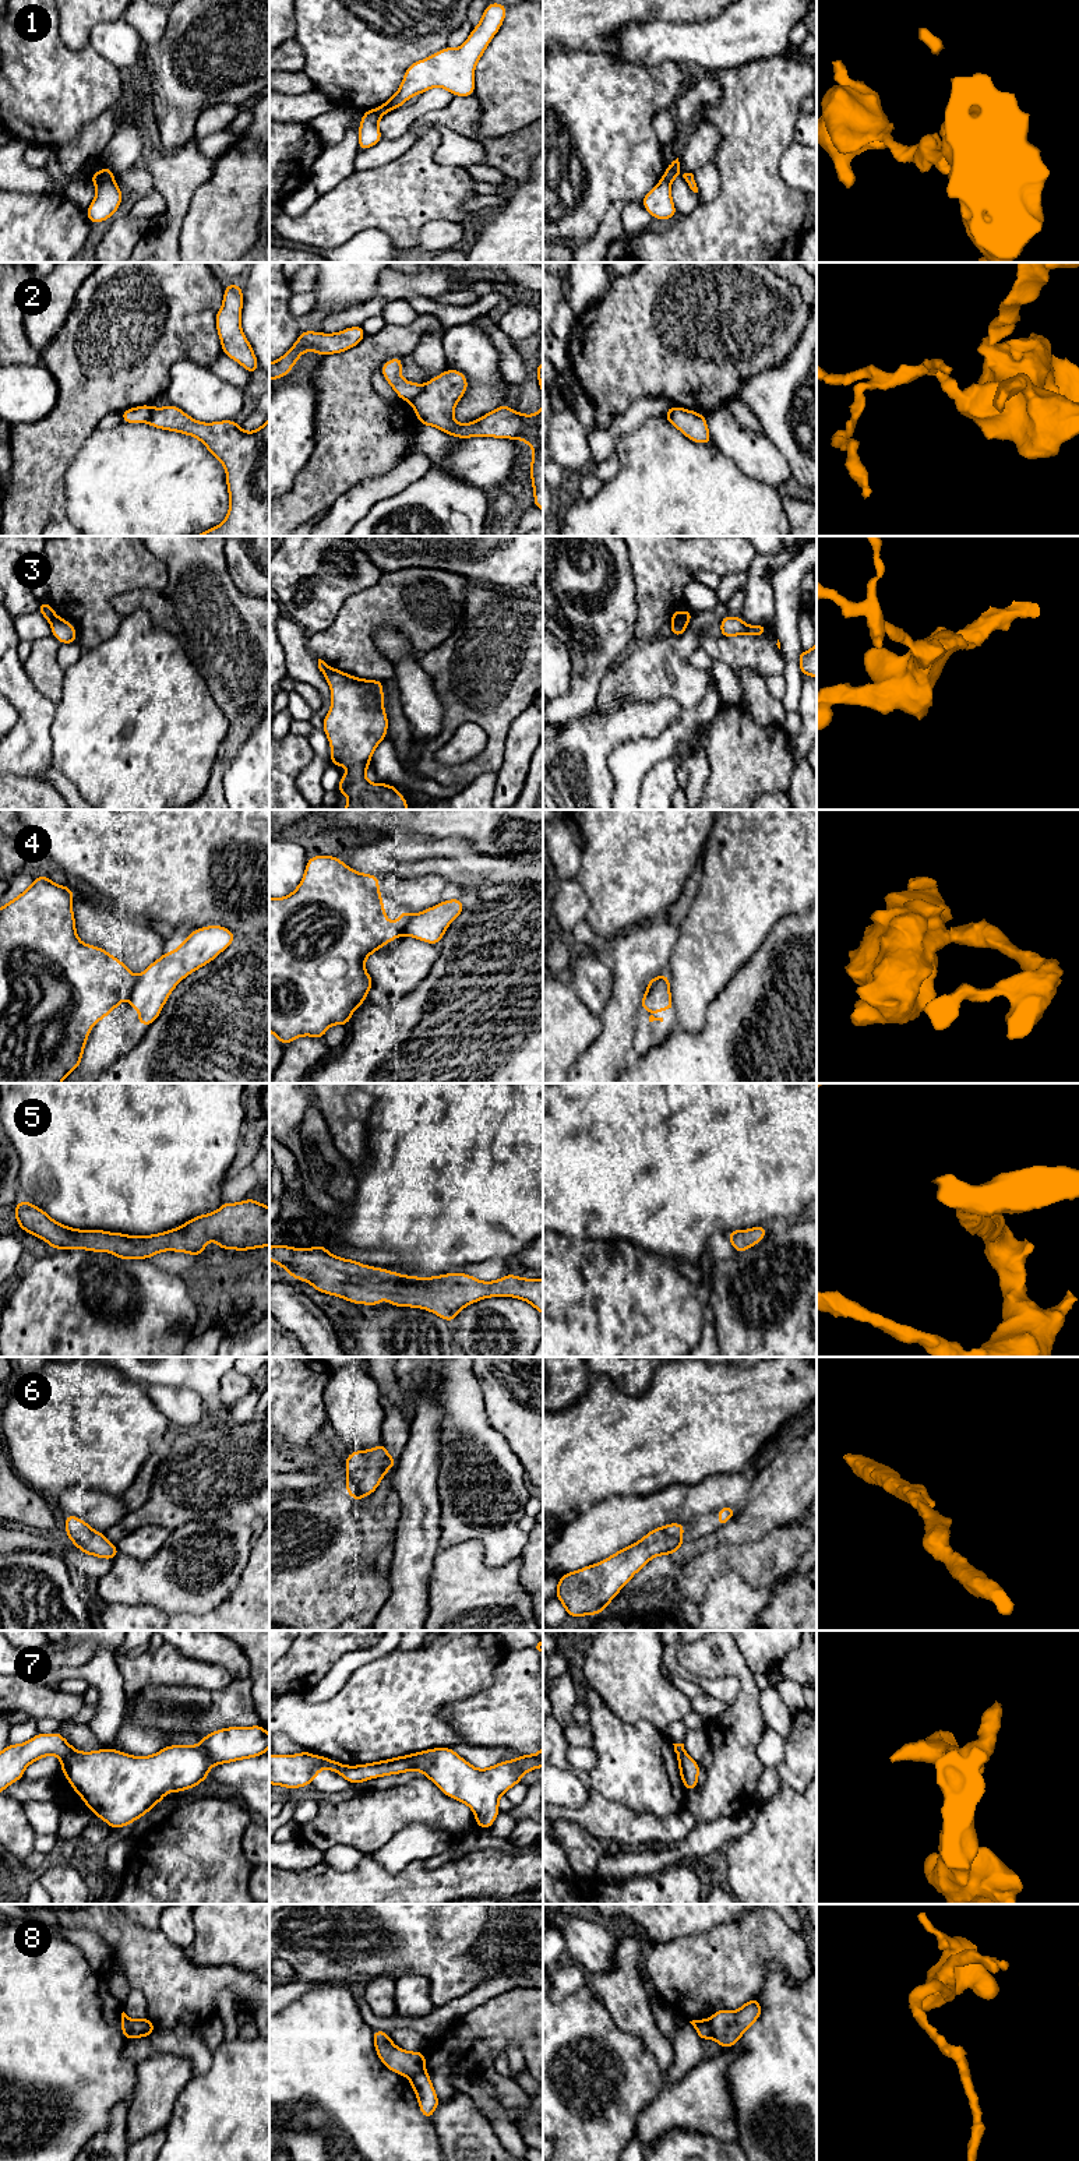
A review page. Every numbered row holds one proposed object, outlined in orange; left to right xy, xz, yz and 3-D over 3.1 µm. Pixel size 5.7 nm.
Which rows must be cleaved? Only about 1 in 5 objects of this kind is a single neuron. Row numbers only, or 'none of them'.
1, 2, 3, 4, 7, 8

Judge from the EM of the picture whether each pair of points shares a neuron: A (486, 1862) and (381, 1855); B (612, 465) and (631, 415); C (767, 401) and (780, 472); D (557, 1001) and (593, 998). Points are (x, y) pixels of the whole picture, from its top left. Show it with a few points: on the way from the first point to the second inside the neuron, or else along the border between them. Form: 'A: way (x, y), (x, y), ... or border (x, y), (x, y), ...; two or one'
A: border (422, 1860), (415, 1860), (399, 1871), (391, 1872); two
B: border (614, 451), (592, 465); two
C: border (760, 429), (783, 457), (790, 475); two
D: border (570, 983), (581, 1001), (598, 1016); two

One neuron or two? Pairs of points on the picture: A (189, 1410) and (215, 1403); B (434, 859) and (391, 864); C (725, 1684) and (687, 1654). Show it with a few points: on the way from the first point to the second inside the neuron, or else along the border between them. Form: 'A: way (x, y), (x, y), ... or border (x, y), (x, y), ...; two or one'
A: border (177, 1388), (190, 1388), (200, 1398), (207, 1413); two
B: way (423, 859), (402, 859); one
C: border (684, 1667), (711, 1678), (734, 1675), (736, 1699); two

